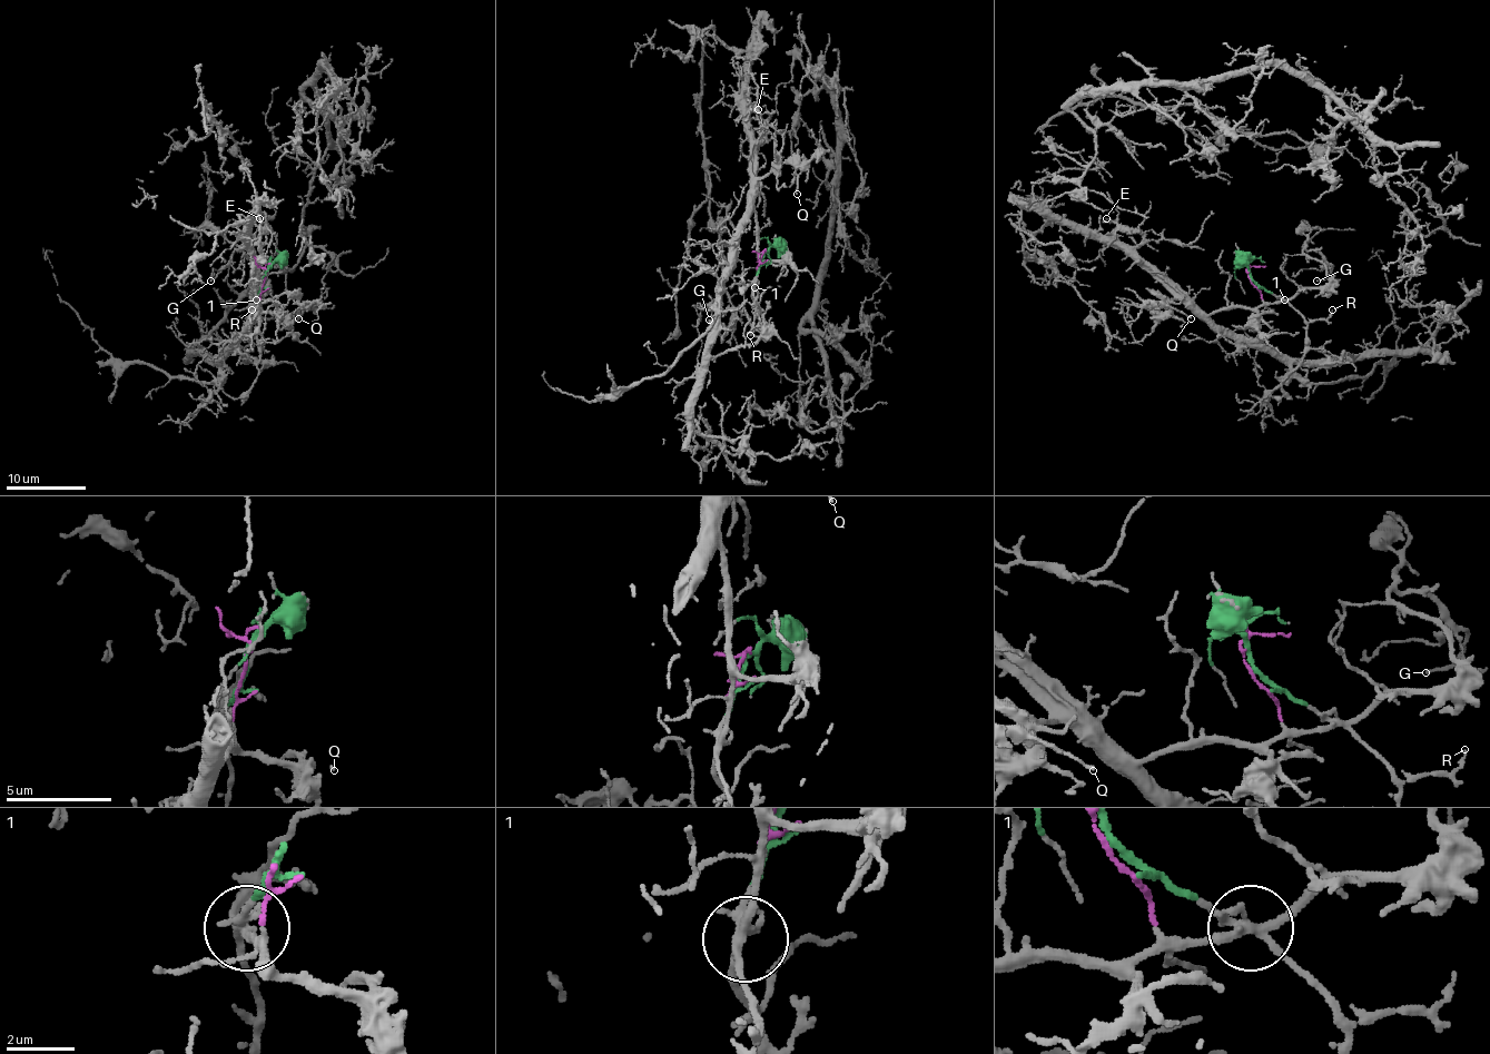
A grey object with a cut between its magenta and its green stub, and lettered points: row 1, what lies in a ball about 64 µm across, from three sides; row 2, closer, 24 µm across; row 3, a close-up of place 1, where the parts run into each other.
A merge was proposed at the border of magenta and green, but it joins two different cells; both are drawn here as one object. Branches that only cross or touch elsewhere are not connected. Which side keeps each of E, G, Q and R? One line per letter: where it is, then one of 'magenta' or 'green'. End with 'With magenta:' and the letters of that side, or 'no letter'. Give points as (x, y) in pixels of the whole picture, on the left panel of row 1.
E: (259, 218) | magenta
G: (210, 281) | magenta
Q: (298, 318) | magenta
R: (252, 309) | green
With magenta: E, G, Q

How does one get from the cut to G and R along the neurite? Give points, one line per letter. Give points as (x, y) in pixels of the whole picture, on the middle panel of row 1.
G: (763, 250), (753, 296), (766, 328), (757, 331), (739, 306), (723, 336), (711, 328), (709, 321)
R: (763, 253), (753, 288), (756, 324), (749, 334)

